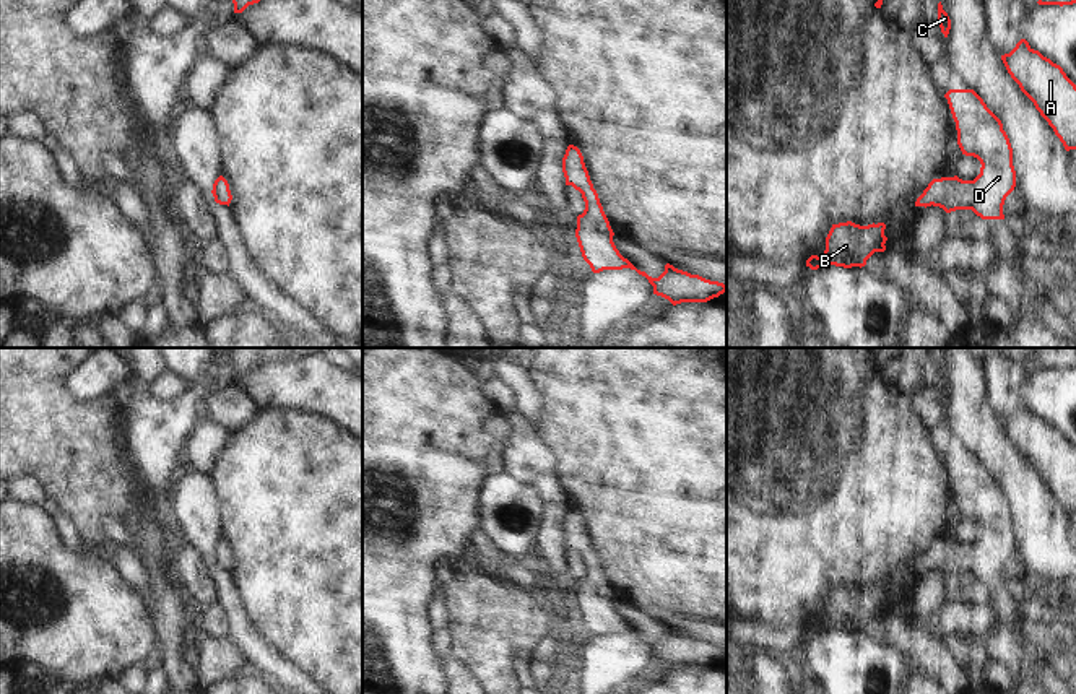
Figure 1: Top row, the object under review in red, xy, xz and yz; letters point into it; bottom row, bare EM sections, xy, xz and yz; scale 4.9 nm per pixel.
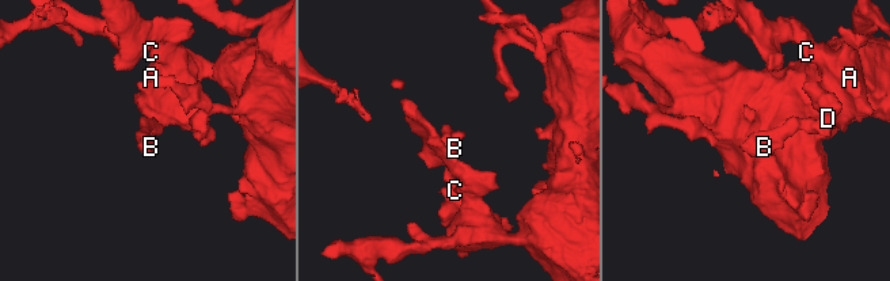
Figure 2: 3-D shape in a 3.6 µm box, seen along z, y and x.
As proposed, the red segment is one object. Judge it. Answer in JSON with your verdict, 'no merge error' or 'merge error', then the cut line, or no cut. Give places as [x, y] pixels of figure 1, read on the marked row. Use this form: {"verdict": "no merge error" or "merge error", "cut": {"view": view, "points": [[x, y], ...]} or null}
{"verdict": "no merge error", "cut": null}

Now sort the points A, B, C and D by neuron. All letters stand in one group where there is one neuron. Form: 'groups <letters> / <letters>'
groups A B C D

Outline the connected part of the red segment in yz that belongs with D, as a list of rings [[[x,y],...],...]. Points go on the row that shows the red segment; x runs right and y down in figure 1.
[[[949,89],[944,98],[956,122],[957,145],[962,154],[980,161],[980,174],[974,180],[933,179],[915,206],[933,205],[946,213],[972,210],[982,219],[1004,219],[1003,205],[1016,187],[1016,171],[1003,124],[974,89]]]

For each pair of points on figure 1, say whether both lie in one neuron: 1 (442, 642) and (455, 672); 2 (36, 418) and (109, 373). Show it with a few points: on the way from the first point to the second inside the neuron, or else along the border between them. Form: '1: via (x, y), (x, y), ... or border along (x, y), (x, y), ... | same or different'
1: via (442, 649), (451, 665) | same
2: border along (62, 381), (73, 399), (109, 400) | different

